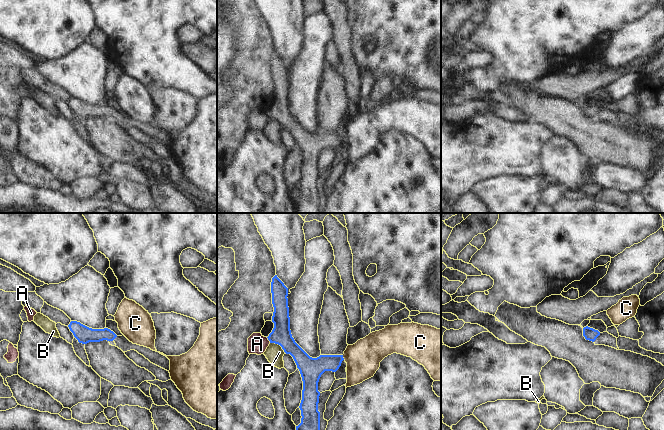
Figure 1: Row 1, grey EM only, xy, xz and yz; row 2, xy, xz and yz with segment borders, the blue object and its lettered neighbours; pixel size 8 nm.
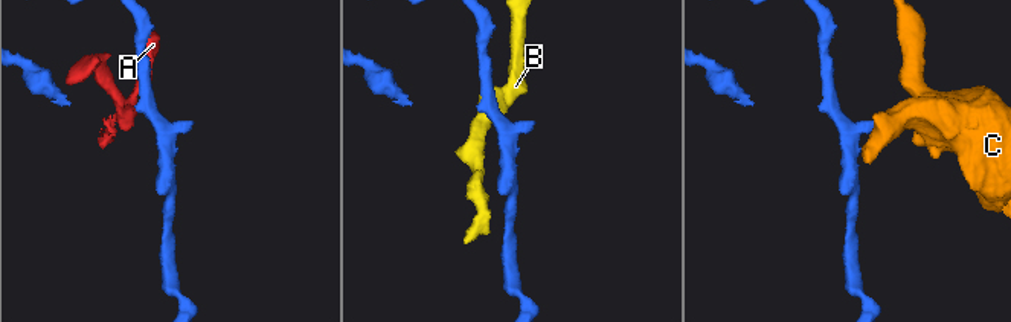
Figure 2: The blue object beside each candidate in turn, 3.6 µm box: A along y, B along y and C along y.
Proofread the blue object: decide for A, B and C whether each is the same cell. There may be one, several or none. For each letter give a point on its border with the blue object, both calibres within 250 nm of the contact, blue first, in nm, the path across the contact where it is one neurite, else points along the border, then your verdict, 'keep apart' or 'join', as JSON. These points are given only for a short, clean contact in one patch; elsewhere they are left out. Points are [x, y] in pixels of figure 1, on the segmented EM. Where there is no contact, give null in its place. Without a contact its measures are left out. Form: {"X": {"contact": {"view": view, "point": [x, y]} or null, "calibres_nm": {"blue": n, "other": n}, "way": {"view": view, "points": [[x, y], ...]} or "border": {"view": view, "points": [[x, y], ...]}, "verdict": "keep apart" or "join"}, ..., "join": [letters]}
{"A": {"contact": {"view": "xz", "point": [268, 339]}, "calibres_nm": {"blue": 160, "other": 160}, "border": {"view": "xz", "points": [[266, 337], [270, 342]]}, "verdict": "keep apart"}, "B": {"contact": {"view": "xz", "point": [278, 344]}, "calibres_nm": {"blue": 160, "other": 150}, "border": {"view": "xz", "points": [[270, 342], [277, 343], [285, 352]]}, "verdict": "keep apart"}, "C": {"contact": {"view": "xz", "point": [342, 357]}, "calibres_nm": {"blue": 170, "other": 280}, "verdict": "keep apart"}, "join": []}

